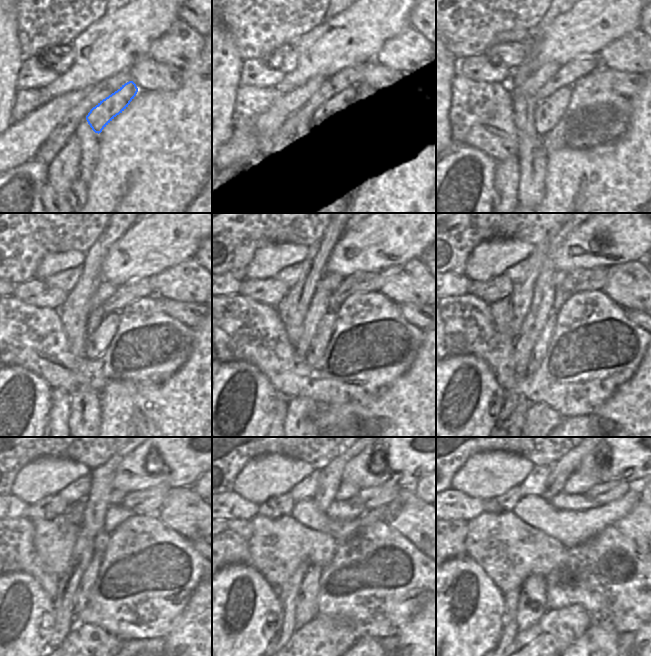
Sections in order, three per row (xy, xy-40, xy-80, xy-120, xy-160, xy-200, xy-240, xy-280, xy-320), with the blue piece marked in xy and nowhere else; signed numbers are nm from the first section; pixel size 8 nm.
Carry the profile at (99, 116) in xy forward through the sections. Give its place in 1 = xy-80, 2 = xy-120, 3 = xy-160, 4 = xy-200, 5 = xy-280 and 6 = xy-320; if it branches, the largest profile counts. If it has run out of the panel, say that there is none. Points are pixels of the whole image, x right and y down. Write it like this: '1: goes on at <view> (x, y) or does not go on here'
1: goes on at xy-80 (549, 112)
2: goes on at xy-120 (97, 342)
3: goes on at xy-160 (324, 333)
4: goes on at xy-200 (539, 351)
5: goes on at xy-280 (307, 609)
6: goes on at xy-320 (532, 604)

